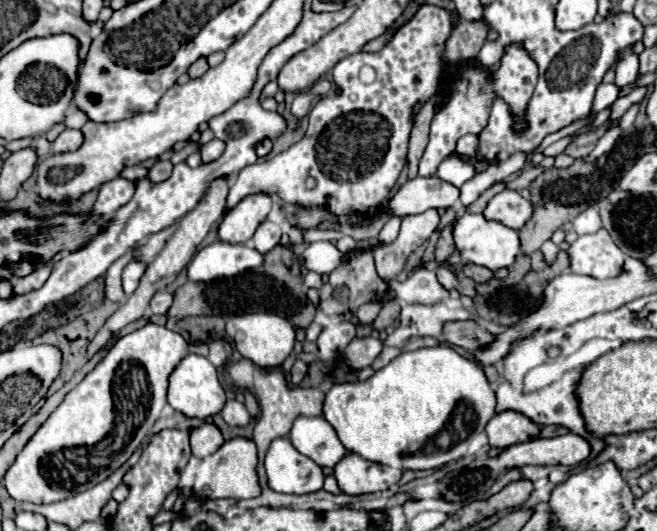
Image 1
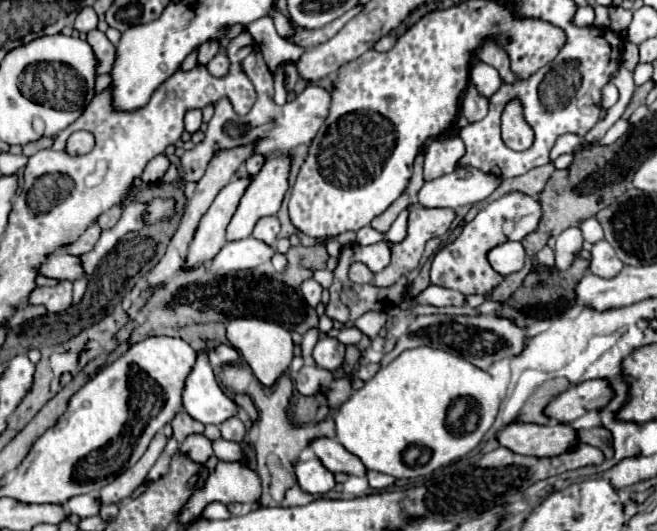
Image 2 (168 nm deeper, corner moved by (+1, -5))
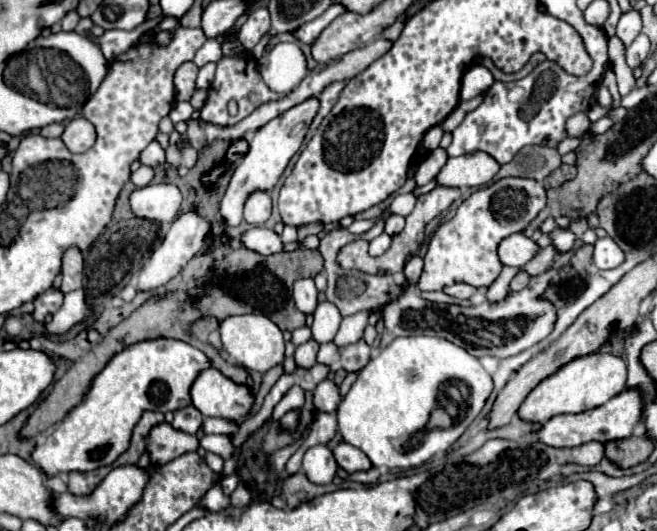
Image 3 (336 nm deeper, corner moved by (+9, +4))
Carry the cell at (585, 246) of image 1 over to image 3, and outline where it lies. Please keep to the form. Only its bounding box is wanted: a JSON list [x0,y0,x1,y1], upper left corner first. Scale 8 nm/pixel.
[593,237,625,269]

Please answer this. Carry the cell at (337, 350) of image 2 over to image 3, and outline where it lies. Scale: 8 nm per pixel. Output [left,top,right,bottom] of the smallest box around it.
[295,339,319,367]

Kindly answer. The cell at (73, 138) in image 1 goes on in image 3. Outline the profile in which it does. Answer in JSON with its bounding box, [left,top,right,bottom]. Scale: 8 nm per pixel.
[61,117,95,153]

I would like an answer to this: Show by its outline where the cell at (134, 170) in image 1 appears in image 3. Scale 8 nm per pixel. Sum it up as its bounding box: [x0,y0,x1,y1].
[139,141,165,167]

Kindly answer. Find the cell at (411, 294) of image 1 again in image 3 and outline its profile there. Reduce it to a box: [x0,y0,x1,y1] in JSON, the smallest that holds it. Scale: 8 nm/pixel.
[443,283,471,297]

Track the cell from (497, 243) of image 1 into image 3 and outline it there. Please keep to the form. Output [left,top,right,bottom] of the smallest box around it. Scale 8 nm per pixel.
[499,233,539,267]

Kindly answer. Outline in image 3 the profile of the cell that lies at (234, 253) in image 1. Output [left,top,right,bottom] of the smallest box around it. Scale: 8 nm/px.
[241,227,283,255]

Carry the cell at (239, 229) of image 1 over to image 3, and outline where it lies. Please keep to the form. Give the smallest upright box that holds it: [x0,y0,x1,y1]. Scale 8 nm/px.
[219,99,319,227]

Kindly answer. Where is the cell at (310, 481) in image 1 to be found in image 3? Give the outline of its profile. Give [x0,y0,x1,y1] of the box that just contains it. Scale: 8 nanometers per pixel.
[301,445,339,485]

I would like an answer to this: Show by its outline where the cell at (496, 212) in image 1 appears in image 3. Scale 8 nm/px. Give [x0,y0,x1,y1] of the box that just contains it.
[417,177,545,291]

